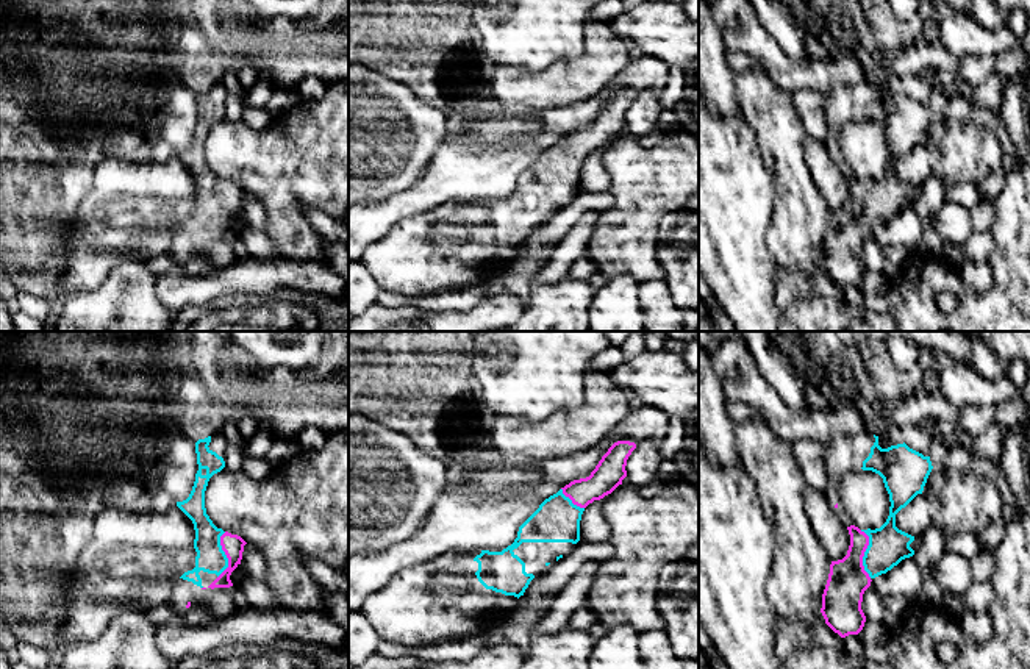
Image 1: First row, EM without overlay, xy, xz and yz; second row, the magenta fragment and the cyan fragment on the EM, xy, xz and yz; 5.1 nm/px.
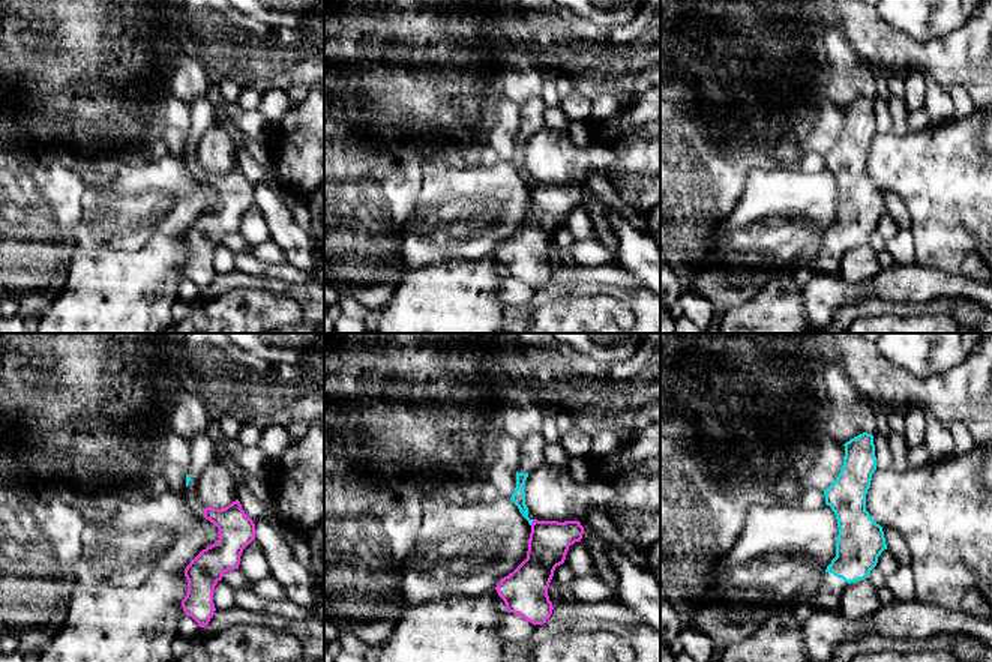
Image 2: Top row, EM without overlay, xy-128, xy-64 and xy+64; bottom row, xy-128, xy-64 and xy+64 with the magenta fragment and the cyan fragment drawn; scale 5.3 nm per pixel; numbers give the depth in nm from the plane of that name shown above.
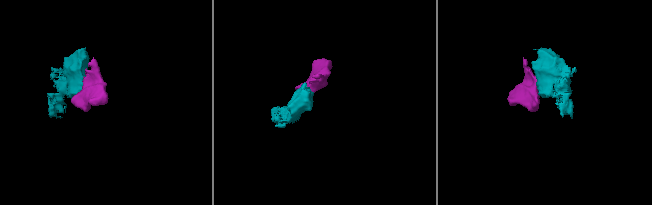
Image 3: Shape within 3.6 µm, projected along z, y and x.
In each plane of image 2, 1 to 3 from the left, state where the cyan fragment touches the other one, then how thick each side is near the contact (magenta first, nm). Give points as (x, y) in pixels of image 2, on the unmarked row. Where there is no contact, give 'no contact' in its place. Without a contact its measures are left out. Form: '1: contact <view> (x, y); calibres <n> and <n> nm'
1: no contact
2: contact xy-64 (533, 186); calibres 220 and 80 nm
3: no contact

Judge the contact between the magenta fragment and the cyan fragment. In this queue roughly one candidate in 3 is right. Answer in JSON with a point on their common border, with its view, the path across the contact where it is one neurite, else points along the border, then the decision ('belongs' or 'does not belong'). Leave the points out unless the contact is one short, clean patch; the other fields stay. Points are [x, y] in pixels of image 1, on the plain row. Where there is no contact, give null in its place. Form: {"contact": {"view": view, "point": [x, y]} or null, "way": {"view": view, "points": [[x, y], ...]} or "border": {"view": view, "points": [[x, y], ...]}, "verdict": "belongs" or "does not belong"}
{"contact": {"view": "yz", "point": [863, 203]}, "way": {"view": "yz", "points": [[847, 230], [863, 211], [863, 203], [888, 196]]}, "verdict": "belongs"}

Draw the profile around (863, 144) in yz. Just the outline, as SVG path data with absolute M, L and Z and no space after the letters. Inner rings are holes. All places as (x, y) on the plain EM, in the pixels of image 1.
M872 120L847 122L839 131L841 153L860 180L880 178L889 166L889 144Z

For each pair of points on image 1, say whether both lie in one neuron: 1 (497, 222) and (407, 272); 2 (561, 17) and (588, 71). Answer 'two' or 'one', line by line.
1: one
2: two

